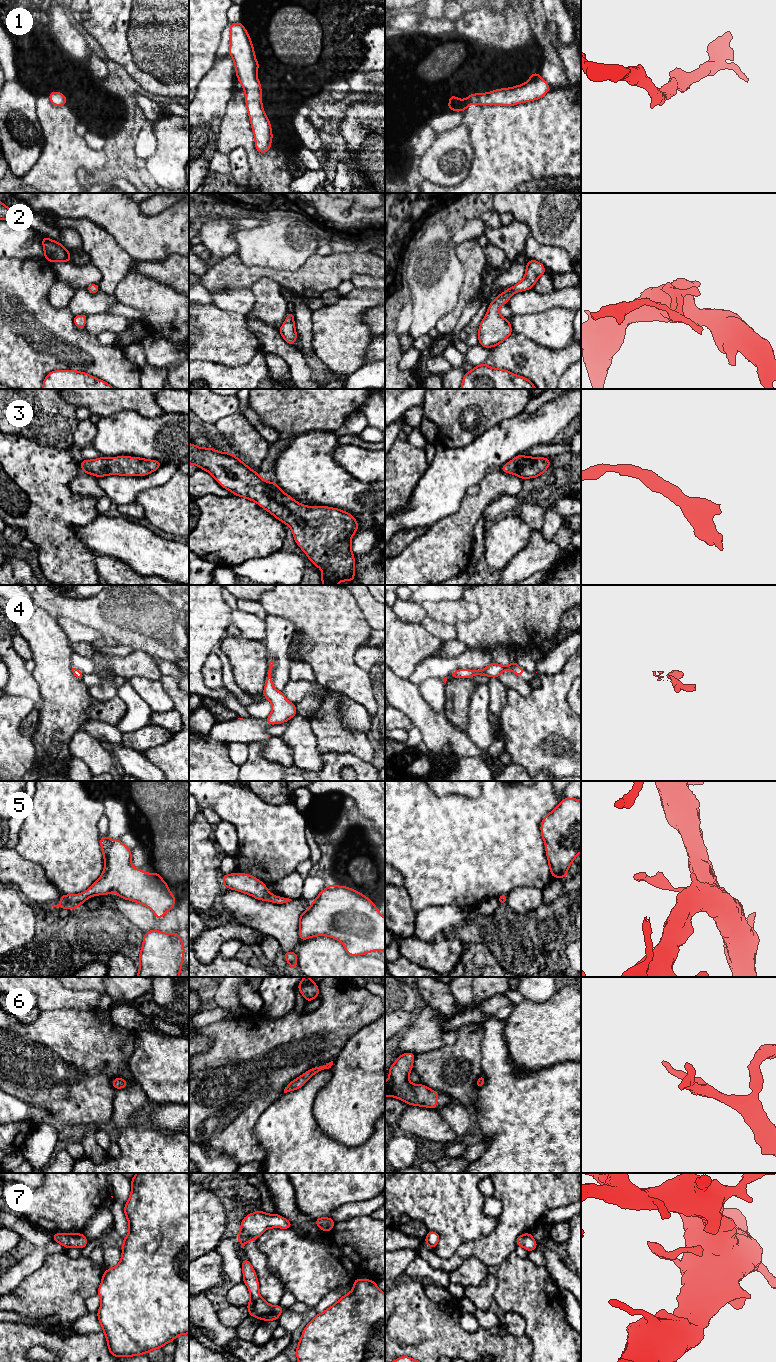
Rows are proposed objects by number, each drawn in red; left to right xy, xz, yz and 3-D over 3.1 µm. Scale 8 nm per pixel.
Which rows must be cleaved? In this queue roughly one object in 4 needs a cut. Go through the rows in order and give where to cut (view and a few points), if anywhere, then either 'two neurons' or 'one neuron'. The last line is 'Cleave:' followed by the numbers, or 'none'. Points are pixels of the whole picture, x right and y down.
1: cut none; one neuron
2: cut none; one neuron
3: cut none; one neuron
4: cut none; one neuron
5: cut none; one neuron
6: cut none; one neuron
7: cut none; one neuron
Cleave: none

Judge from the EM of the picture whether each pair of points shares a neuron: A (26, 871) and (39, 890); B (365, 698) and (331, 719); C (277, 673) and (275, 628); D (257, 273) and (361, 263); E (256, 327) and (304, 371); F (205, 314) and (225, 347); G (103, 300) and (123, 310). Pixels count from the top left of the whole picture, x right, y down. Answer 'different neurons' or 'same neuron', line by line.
A: same neuron
B: different neurons
C: same neuron
D: same neuron
E: same neuron
F: same neuron
G: different neurons

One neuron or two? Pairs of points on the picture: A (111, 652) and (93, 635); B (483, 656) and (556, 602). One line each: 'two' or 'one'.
A: two
B: two

